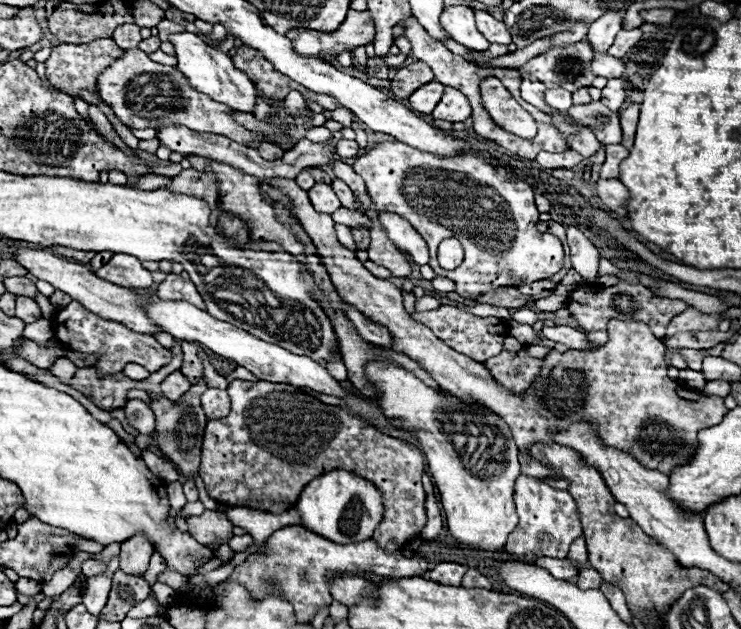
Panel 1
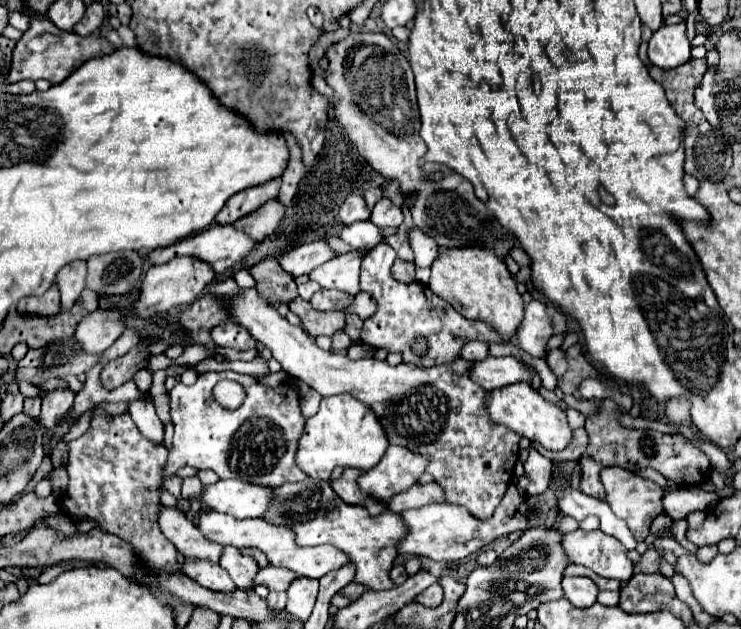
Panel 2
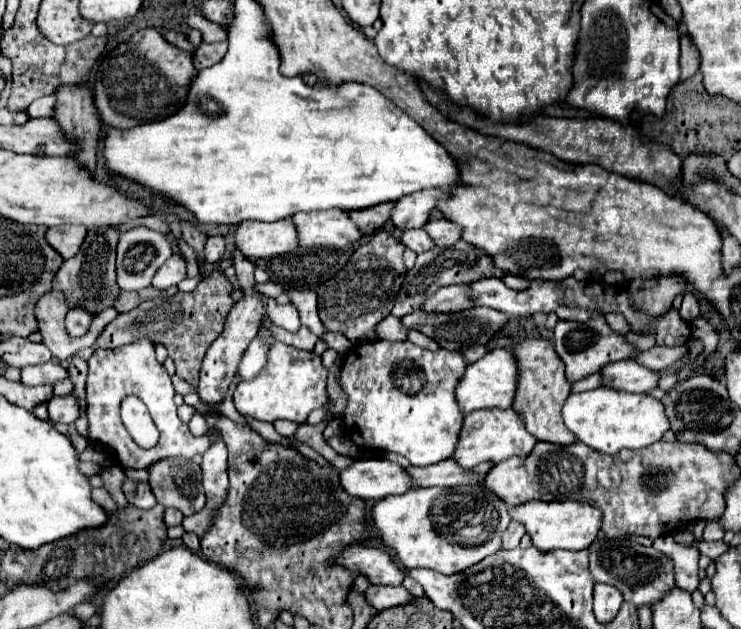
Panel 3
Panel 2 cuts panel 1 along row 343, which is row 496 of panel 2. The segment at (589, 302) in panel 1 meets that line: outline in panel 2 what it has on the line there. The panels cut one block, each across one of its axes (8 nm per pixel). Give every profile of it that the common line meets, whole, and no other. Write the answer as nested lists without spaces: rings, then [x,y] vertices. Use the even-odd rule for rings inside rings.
[[[604,400],[596,414],[586,416],[586,432],[588,432],[588,448],[580,458],[582,466],[582,482],[580,490],[592,498],[604,500],[604,488],[600,482],[600,472],[610,466],[620,466],[628,472],[638,474],[642,468],[654,468],[668,480],[696,480],[696,476],[706,476],[710,470],[710,460],[698,446],[686,440],[680,434],[662,434],[654,430],[630,430],[620,426],[616,420],[618,406],[612,400]]]

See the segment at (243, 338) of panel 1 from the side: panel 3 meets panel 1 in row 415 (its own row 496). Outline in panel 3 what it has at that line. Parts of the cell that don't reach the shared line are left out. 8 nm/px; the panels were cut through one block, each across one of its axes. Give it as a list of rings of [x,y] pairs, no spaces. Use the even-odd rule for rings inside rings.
[[[354,460],[340,472],[342,488],[362,500],[380,500],[388,494],[402,494],[410,486],[404,468],[386,460]]]

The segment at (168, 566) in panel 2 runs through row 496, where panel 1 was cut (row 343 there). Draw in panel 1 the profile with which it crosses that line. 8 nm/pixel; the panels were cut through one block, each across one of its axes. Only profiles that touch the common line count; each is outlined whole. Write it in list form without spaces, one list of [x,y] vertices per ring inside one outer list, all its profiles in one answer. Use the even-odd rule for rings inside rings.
[[[75,300],[54,316],[54,334],[70,350],[84,354],[100,354],[100,360],[96,364],[98,372],[122,372],[124,364],[128,362],[136,362],[148,368],[148,372],[158,372],[162,366],[166,366],[172,360],[172,352],[162,348],[154,336],[132,332],[120,322],[100,318]]]

